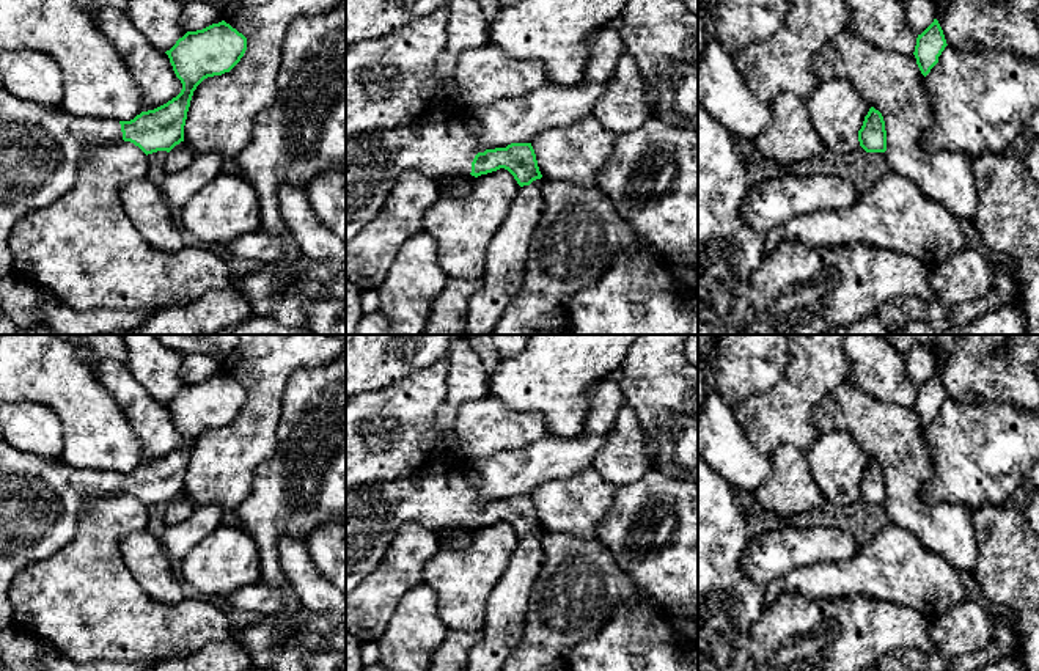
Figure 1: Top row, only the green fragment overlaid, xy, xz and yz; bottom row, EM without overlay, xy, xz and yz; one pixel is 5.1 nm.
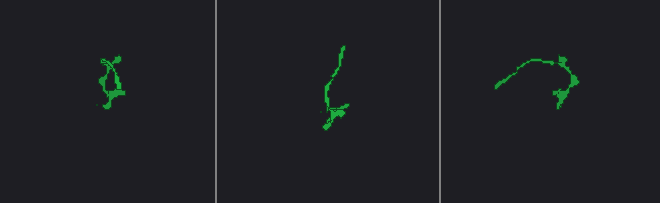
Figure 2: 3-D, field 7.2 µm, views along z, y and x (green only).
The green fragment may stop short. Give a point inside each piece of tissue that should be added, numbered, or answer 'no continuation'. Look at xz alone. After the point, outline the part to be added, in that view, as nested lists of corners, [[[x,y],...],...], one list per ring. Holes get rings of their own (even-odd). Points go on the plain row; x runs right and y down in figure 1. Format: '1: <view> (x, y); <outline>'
1: xz (436, 495); [[[450,460],[428,462],[395,481],[346,489],[346,594],[376,570],[404,523],[417,522],[432,531],[470,526],[478,504],[476,487]]]

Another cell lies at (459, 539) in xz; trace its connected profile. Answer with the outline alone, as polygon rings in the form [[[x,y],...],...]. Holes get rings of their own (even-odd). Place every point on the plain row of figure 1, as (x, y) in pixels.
[[[454,528],[451,536],[440,541],[440,545],[446,550],[462,550],[472,542],[473,534],[475,531],[470,531],[468,528]]]

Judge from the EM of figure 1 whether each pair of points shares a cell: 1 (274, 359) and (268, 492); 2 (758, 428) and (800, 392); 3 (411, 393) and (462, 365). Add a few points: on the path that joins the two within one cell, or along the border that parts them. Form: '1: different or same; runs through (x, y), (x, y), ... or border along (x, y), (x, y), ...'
1: different; border along (279, 423), (277, 448), (255, 472), (249, 491)
2: same; runs through (769, 421), (789, 403)
3: different; border along (445, 355), (448, 362), (447, 396), (437, 410)

